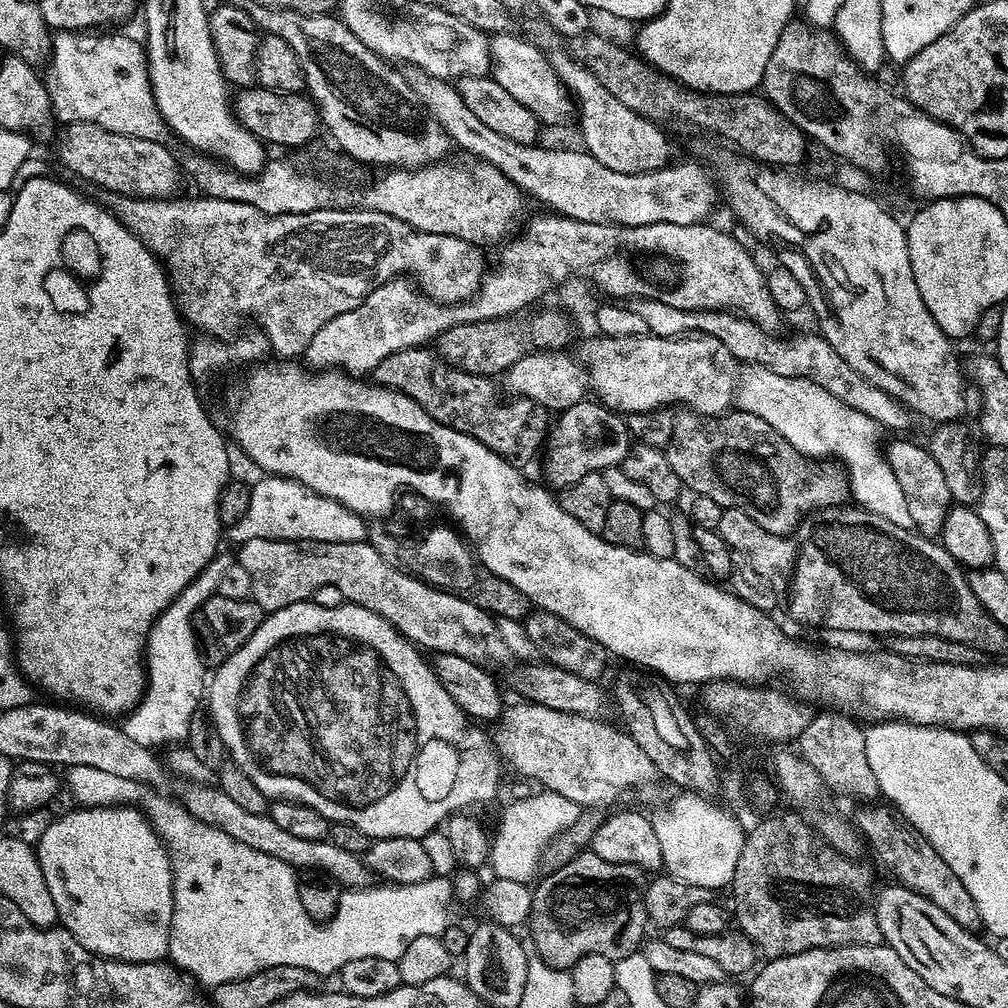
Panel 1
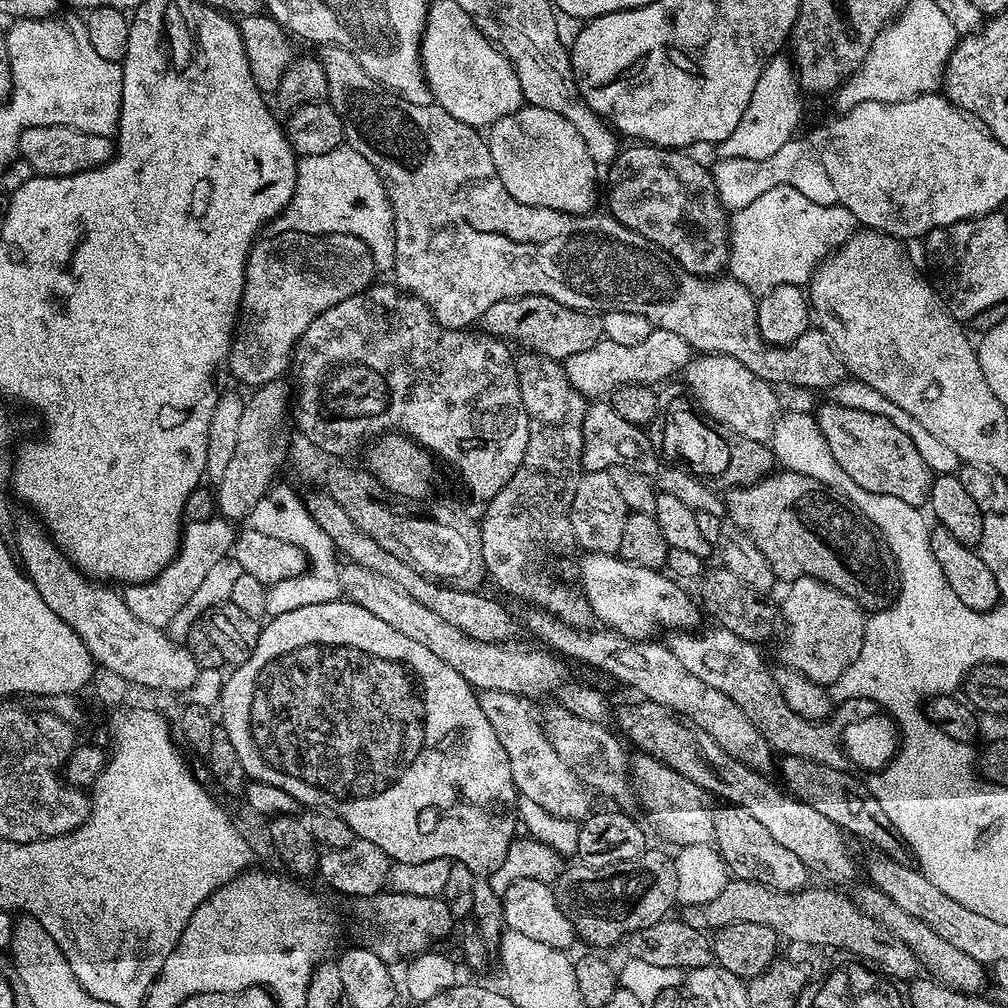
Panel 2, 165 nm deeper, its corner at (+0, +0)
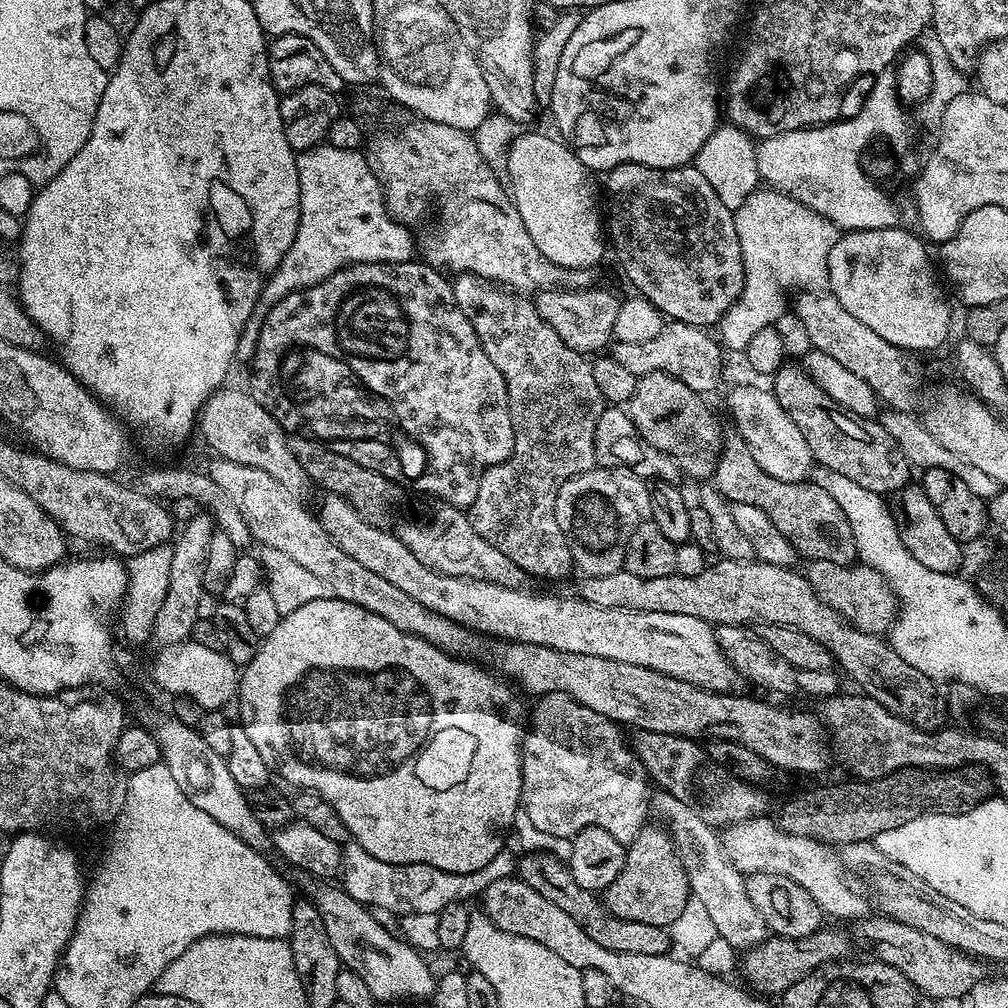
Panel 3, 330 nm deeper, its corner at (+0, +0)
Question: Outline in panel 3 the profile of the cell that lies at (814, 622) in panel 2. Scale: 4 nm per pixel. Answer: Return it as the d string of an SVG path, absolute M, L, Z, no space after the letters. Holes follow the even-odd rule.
M813 560L807 565L806 575L810 586L826 602L826 606L836 608L842 618L846 618L858 630L875 636L884 636L891 629L898 615L898 601L883 574L863 562L839 564L825 560Z

